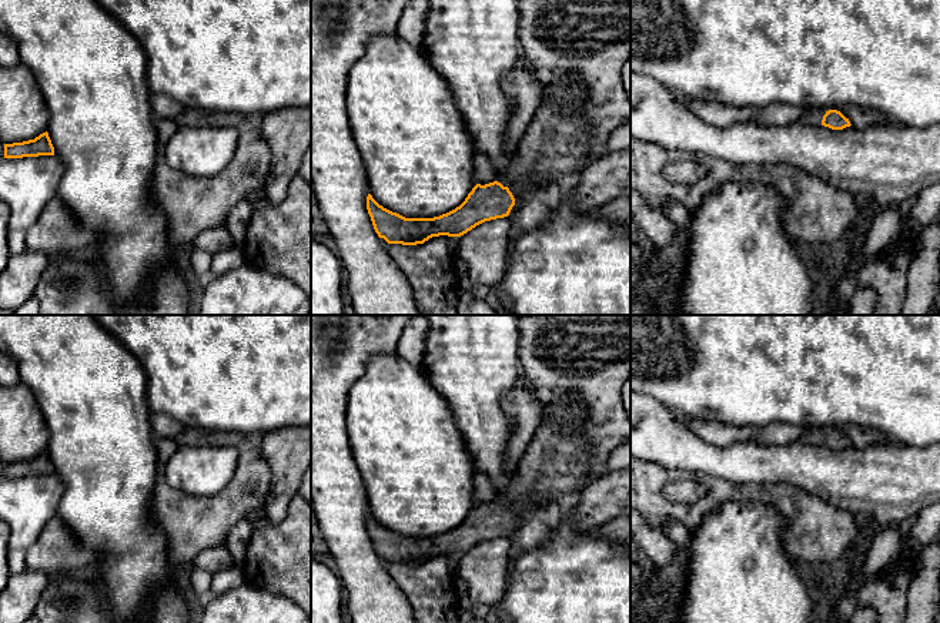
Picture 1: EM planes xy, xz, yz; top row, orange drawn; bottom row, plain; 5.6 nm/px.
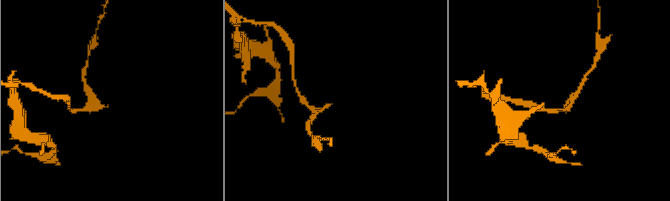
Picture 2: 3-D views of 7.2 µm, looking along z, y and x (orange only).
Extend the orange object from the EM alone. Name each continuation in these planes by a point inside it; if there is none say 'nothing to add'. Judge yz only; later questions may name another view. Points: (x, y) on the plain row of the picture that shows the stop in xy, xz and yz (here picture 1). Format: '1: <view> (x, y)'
1: yz (813, 436)

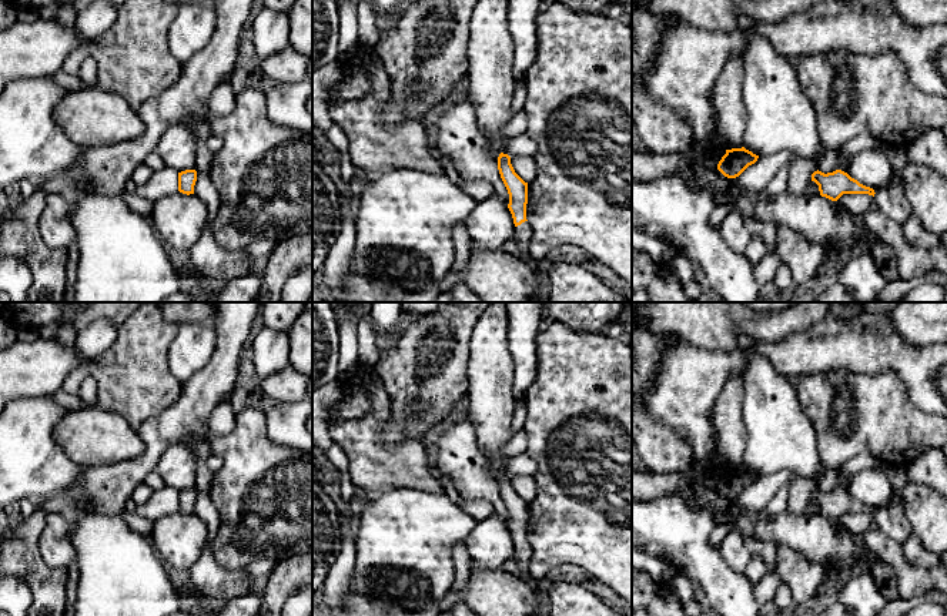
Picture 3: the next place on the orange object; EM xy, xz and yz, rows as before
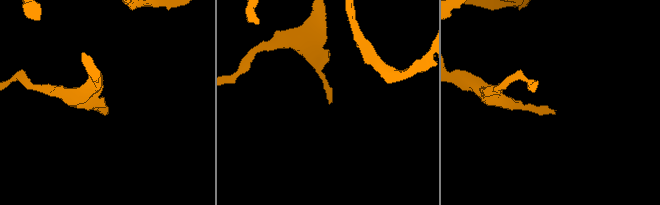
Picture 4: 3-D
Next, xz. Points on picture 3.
1: xz (524, 551)

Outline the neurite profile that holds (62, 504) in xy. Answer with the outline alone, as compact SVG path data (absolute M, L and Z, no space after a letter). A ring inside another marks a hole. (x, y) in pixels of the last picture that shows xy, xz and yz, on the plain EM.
M54 495L48 499L37 502L37 505L41 506L46 510L46 513L68 513L73 509L70 495Z

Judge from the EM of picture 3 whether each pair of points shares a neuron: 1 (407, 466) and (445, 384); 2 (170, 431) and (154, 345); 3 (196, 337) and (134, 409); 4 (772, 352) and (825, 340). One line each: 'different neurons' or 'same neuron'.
1: different neurons
2: different neurons
3: different neurons
4: same neuron

